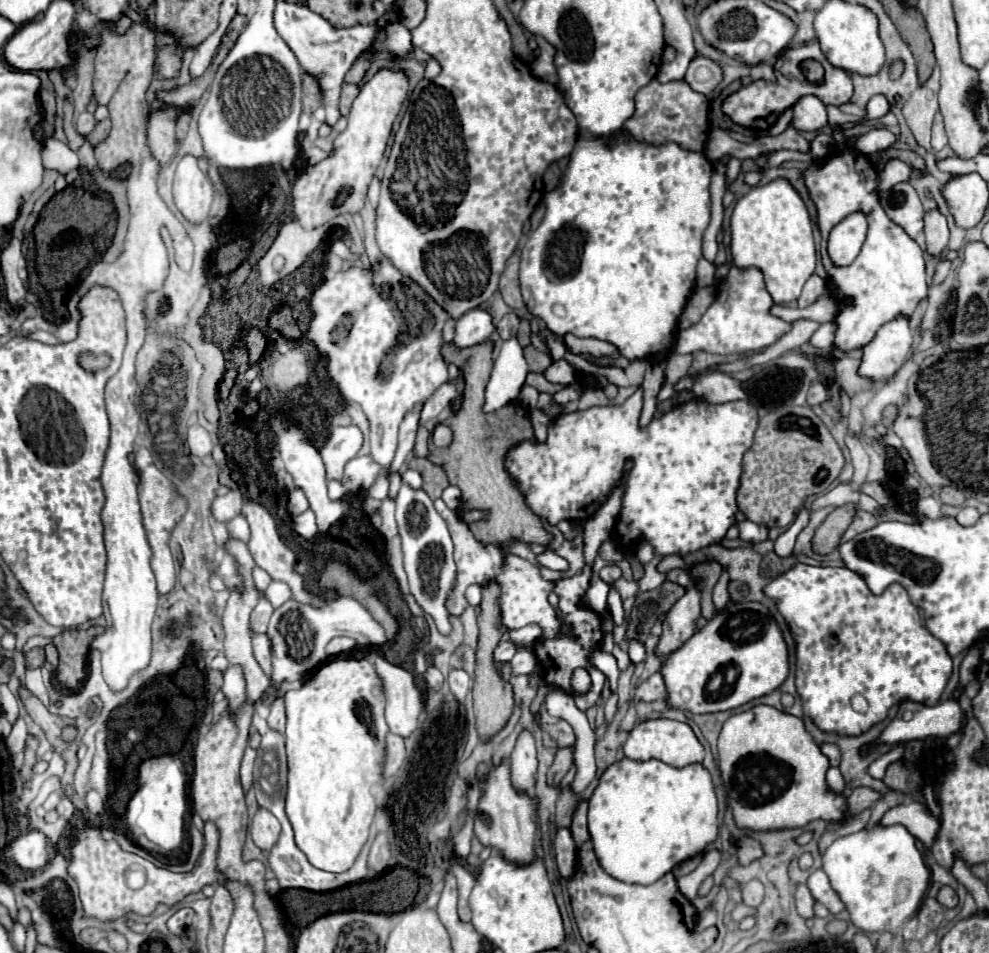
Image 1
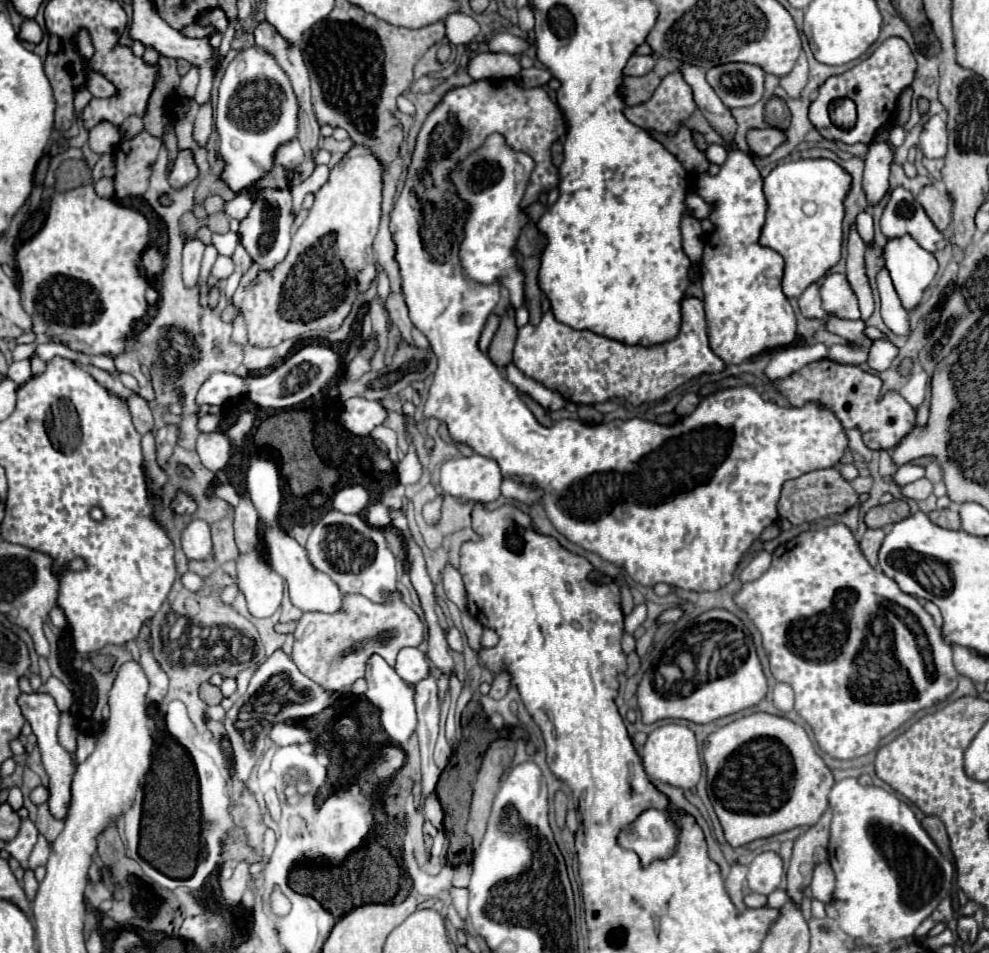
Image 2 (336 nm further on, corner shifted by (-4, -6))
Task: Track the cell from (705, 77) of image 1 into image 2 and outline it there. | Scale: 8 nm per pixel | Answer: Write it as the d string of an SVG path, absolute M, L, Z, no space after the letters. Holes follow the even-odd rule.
M748 63L718 65L706 73L706 79L730 109L754 105L764 93L764 71Z

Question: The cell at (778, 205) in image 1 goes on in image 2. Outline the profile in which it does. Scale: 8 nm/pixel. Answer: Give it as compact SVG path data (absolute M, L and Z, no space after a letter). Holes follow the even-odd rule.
M830 159L780 163L764 179L768 211L760 233L760 245L784 257L782 291L788 299L800 297L810 283L824 277L824 273L838 263L842 249L842 199L848 189L850 175Z

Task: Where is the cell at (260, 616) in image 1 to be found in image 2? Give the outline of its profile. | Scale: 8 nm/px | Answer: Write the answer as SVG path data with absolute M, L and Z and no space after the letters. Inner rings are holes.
M238 555L238 587L254 617L270 617L282 603L284 581L258 555Z

